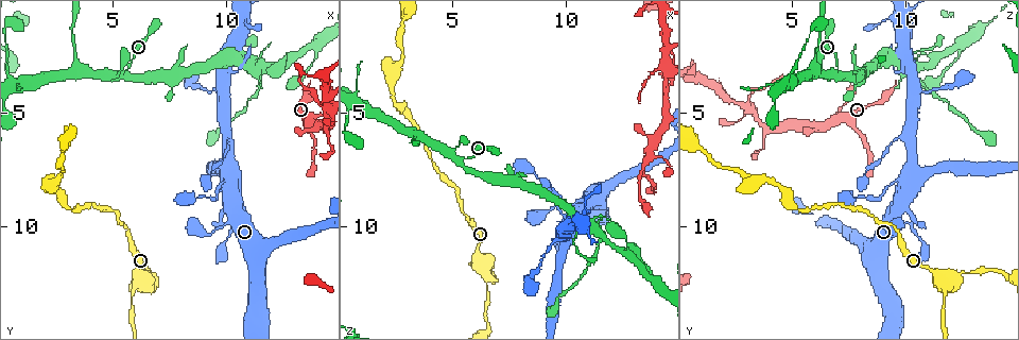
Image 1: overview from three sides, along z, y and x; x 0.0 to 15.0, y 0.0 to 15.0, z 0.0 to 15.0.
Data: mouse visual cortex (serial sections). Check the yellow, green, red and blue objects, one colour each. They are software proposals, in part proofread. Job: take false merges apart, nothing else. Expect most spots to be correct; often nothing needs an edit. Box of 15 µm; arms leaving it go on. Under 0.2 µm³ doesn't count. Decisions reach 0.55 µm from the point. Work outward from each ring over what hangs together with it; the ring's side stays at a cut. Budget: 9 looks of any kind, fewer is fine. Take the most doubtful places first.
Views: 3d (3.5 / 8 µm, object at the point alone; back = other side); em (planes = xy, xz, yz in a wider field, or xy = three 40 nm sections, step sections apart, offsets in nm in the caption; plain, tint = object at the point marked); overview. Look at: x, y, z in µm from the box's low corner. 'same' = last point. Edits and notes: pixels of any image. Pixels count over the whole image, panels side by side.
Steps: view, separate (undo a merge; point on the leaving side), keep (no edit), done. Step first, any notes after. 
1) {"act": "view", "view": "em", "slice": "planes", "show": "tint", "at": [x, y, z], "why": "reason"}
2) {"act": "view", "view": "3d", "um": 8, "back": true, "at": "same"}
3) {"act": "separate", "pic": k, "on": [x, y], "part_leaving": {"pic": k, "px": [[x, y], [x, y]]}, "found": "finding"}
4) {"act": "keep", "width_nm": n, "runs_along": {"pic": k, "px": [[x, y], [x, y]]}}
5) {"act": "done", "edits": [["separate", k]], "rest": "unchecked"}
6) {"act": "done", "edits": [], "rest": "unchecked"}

{"act": "view", "view": "3d", "um": 3.5, "at": [14.3, 5.6, 3.8], "why": "abrupt turn"}

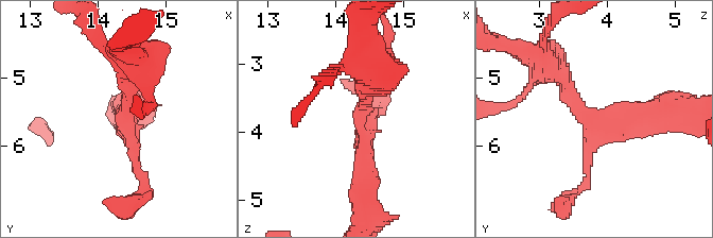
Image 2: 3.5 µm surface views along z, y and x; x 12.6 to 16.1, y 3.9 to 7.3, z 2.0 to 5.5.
{"act": "view", "view": "em", "slice": "xy", "step": 5, "show": "tint", "at": [14.40, 5.65, 3.75]}

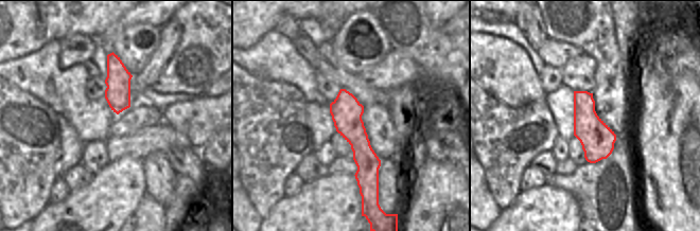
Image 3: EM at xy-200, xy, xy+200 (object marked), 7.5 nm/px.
{"act": "keep", "runs_along": {"pic": 2, "px": [[660, 108], [592, 124], [552, 69]]}, "found": "all the same cell"}

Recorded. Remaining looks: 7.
{"act": "view", "view": "3d", "um": 8, "at": [11.6, 2.9, 10.3]}

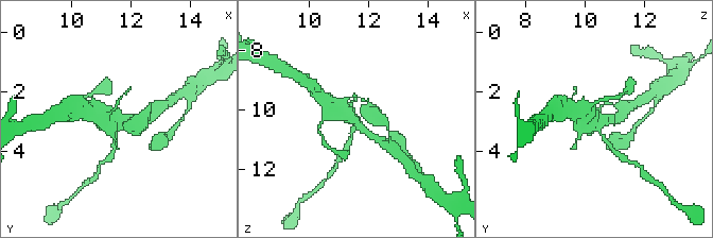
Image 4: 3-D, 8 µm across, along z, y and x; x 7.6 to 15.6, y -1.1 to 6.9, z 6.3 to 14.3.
{"act": "view", "view": "em", "slice": "xy", "step": 1, "show": "tint", "at": [11.5, 2.8, 10.3], "why": "need the tissue"}

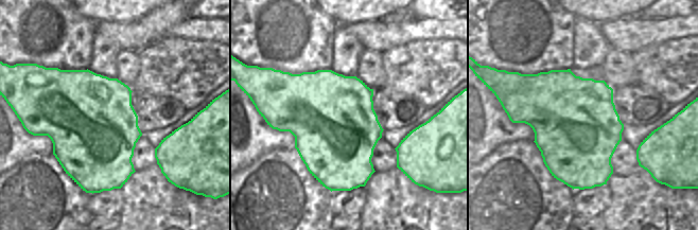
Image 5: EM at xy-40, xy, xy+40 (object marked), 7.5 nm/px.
{"act": "keep", "runs_along": {"pic": 4, "px": [[322, 97], [371, 135]]}, "found": "one cell here"}

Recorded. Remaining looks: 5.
{"act": "view", "view": "3d", "um": 3.5, "back": true, "at": [10.0, 7.9, 9.7], "why": "sudden change in width"}

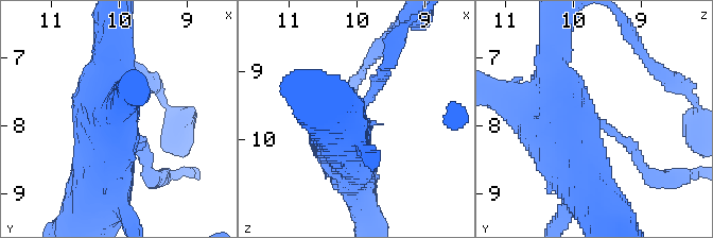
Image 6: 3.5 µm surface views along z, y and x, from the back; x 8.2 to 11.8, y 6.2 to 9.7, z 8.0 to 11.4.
{"act": "view", "view": "em", "slice": "xy", "step": 2, "show": "tint", "at": "same", "why": "shape alone is not enough"}

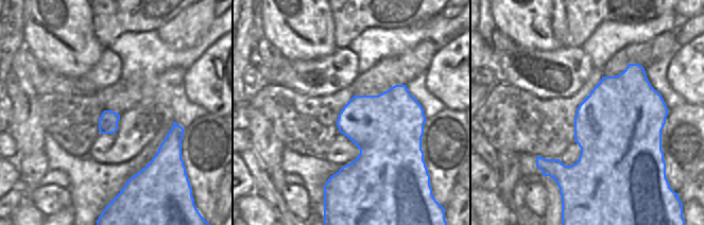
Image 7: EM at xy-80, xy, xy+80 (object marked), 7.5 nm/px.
{"act": "keep", "width_nm": 480, "runs_along": {"pic": 6, "px": [[580, 177], [553, 96], [556, 36]]}, "found": "continuous, no second cell"}

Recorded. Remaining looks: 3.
{"act": "view", "view": "3d", "um": 3.5, "at": [6.1, 12.5, 11.8]}

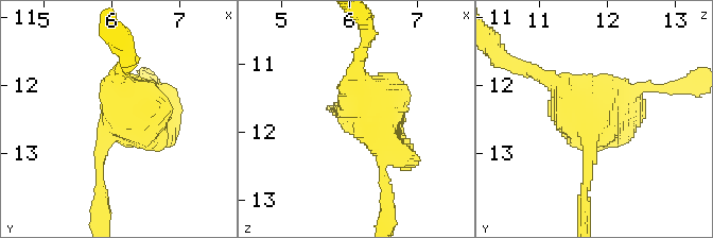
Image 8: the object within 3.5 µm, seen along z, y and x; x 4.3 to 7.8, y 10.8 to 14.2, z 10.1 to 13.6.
{"act": "view", "view": "em", "slice": "xy", "step": 3, "show": "tint", "at": [6.10, 12.55, 11.75], "why": "need the tissue"}

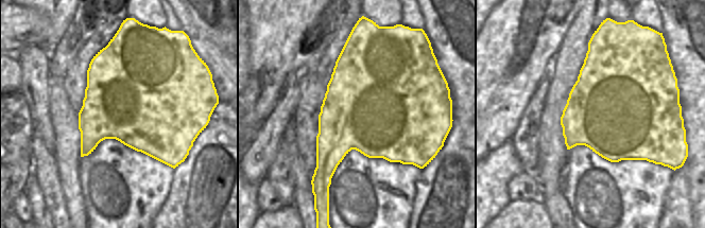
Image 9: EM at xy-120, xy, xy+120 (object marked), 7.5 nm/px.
{"act": "view", "view": "em", "slice": "xy", "step": 5, "show": "tint", "at": "same"}

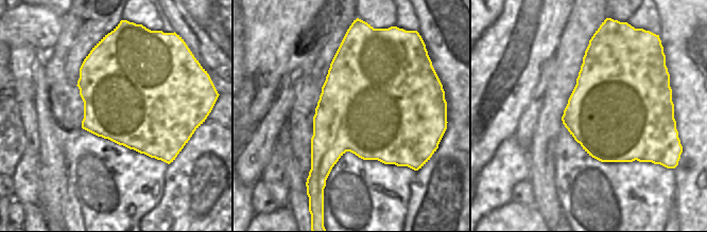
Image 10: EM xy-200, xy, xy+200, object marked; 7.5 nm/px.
{"act": "keep", "runs_along": {"pic": 8, "px": [[361, 54], [383, 171]]}, "found": "one cell here"}

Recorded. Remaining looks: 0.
{"act": "done", "edits": [], "rest": "unchecked"}

